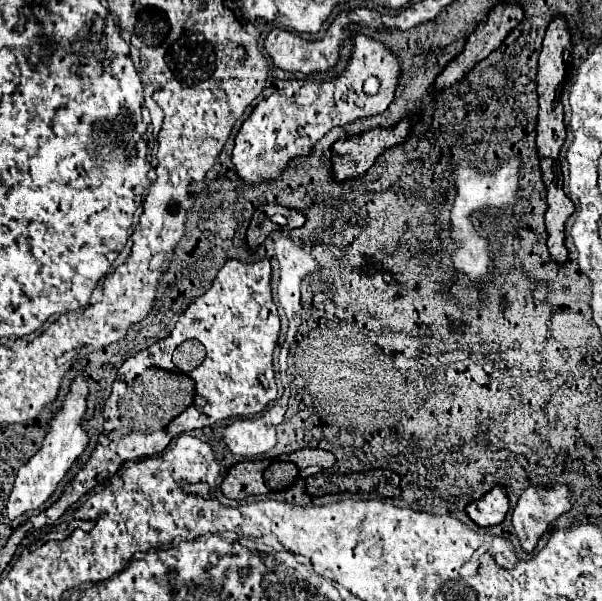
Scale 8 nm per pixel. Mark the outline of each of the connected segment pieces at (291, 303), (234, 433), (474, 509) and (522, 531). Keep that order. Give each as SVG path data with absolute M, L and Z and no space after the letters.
M282 229L276 239L276 257L280 261L278 301L290 321L286 339L280 347L280 355L284 355L284 351L288 351L288 343L296 341L296 333L302 323L302 281L306 275L320 271L320 263L310 253L304 253L304 249L288 237L286 229Z
M288 395L280 397L272 409L254 419L236 419L224 429L224 441L234 455L258 457L276 445L276 425L282 423Z
M496 485L492 487L482 499L472 501L466 507L468 517L478 523L480 527L488 527L488 525L498 525L504 521L508 511L508 497L506 497L506 487L504 485Z
M554 483L552 487L530 485L522 491L512 511L512 525L524 551L532 551L548 525L572 507L570 497L572 491L564 483Z

